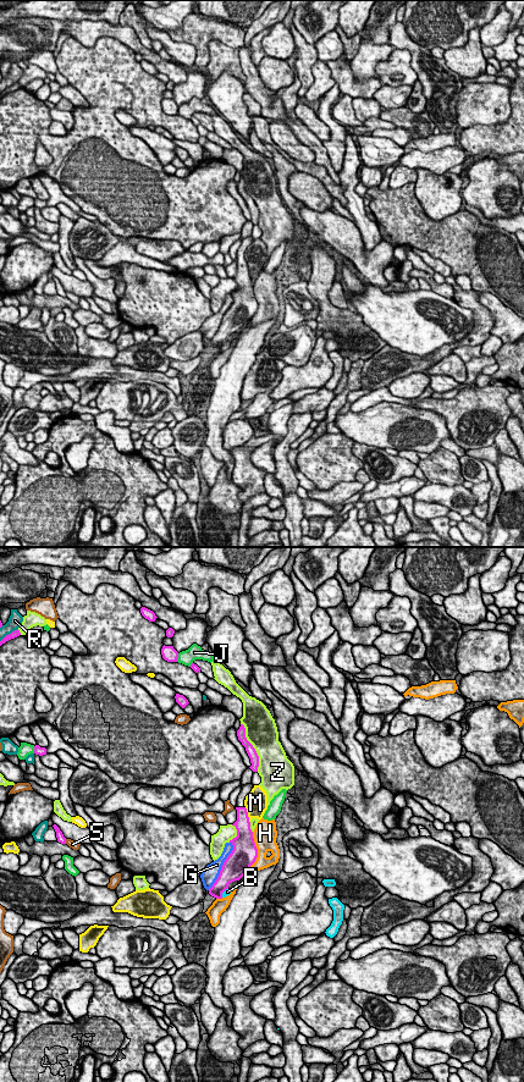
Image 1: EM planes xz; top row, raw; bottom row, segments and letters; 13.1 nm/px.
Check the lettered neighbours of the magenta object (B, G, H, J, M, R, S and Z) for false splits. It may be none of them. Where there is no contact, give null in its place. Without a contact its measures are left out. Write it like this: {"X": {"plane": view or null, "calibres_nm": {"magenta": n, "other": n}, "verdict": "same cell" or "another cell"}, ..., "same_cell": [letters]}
{"B": {"plane": "xz", "calibres_nm": {"magenta": 220, "other": 90}, "verdict": "same cell"}, "G": {"plane": "xz", "calibres_nm": {"magenta": 320, "other": 220}, "verdict": "another cell"}, "H": {"plane": "xz", "calibres_nm": {"magenta": 340, "other": 300}, "verdict": "another cell"}, "J": {"plane": "xz", "calibres_nm": {"magenta": 190, "other": 190}, "verdict": "another cell"}, "M": {"plane": "xz", "calibres_nm": {"magenta": 200, "other": 300}, "verdict": "another cell"}, "R": {"plane": "xz", "calibres_nm": {"magenta": 90, "other": 180}, "verdict": "another cell"}, "S": {"plane": "xz", "calibres_nm": {"magenta": 100, "other": 100}, "verdict": "another cell"}, "Z": {"plane": "xz", "calibres_nm": {"magenta": 130, "other": 420}, "verdict": "another cell"}, "same_cell": ["B"]}

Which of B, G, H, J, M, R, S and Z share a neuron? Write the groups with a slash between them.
B / G R / H / J / M / S / Z

